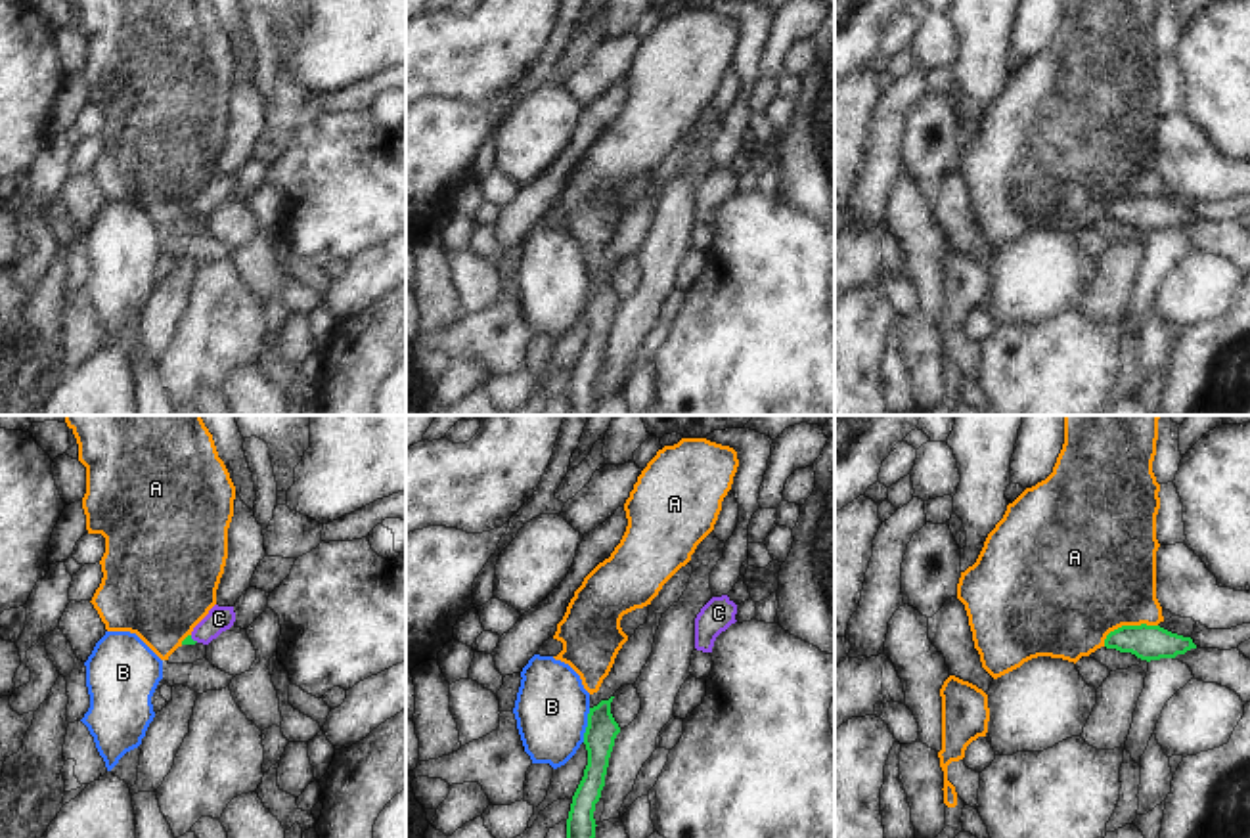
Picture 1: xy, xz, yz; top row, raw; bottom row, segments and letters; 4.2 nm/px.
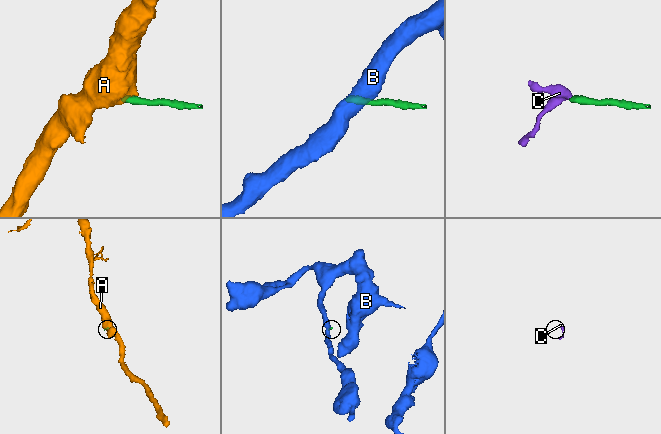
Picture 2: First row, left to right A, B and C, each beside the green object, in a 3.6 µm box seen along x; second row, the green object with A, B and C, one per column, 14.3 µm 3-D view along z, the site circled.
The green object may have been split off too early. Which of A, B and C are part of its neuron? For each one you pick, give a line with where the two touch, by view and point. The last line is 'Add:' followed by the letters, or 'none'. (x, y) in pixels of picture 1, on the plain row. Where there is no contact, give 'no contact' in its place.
C: xy (192, 211)
Add: C

